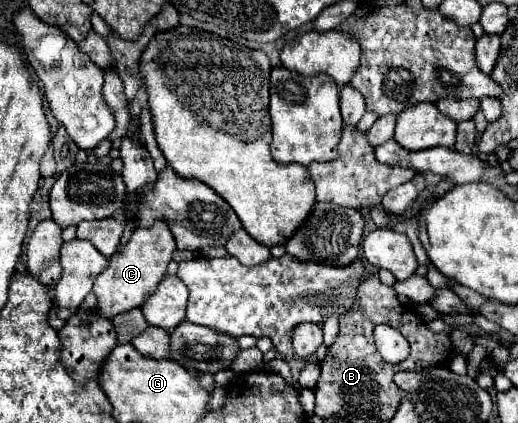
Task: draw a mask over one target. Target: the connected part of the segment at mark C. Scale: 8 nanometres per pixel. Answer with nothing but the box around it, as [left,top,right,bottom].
[93,222,175,320]

